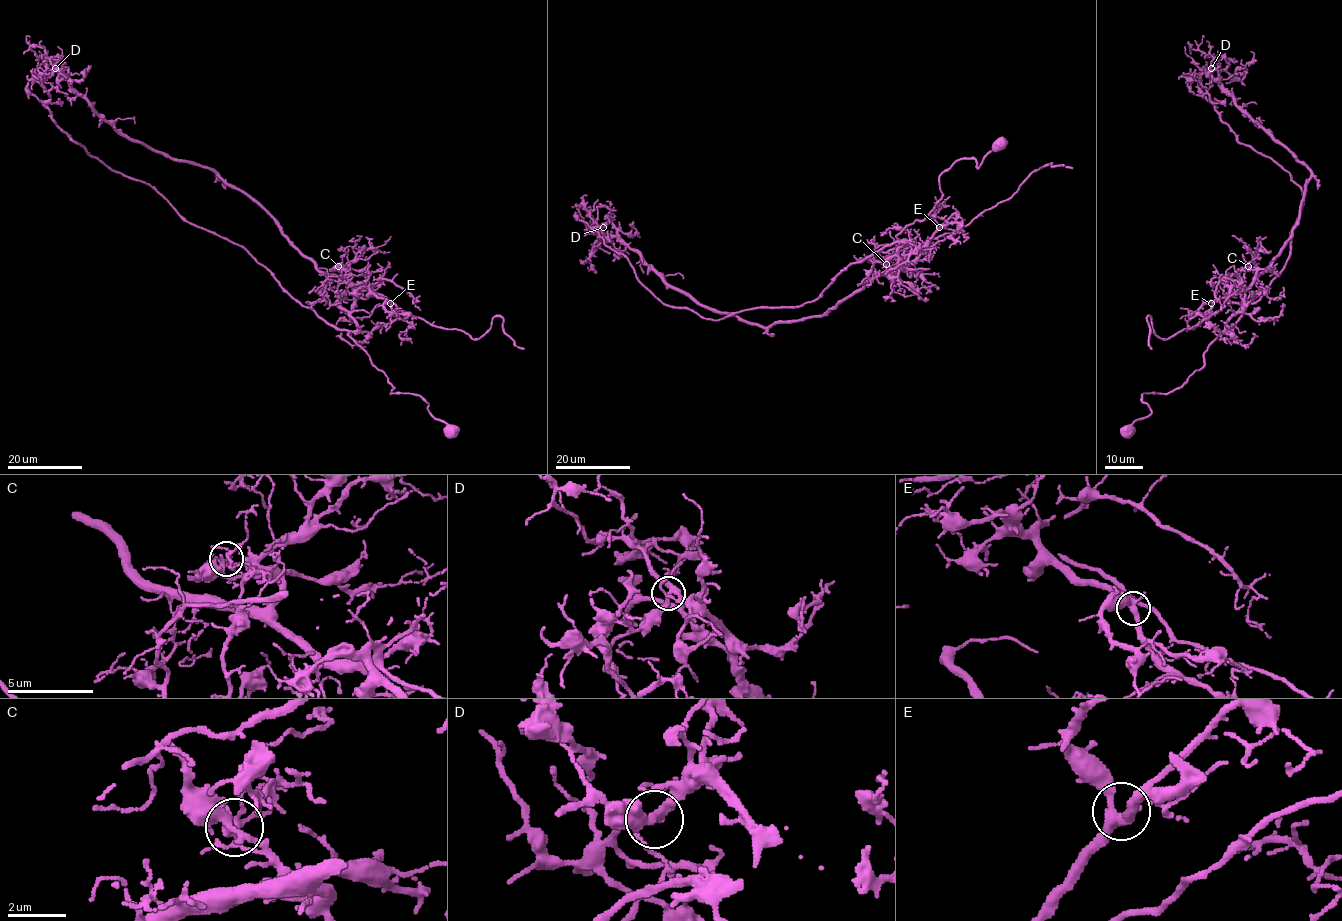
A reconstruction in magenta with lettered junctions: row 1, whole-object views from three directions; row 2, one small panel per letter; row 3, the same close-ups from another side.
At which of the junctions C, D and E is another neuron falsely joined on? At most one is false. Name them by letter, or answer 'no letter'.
C

